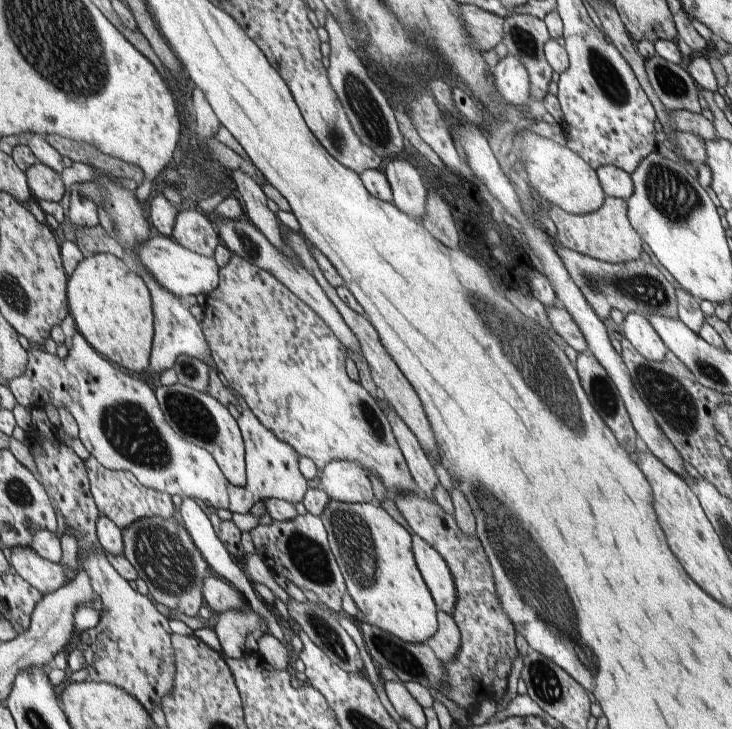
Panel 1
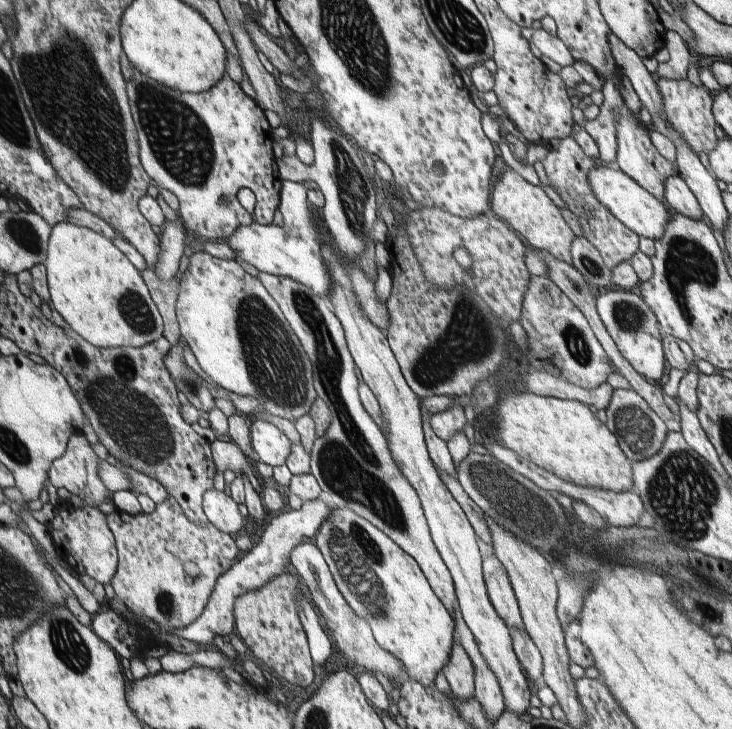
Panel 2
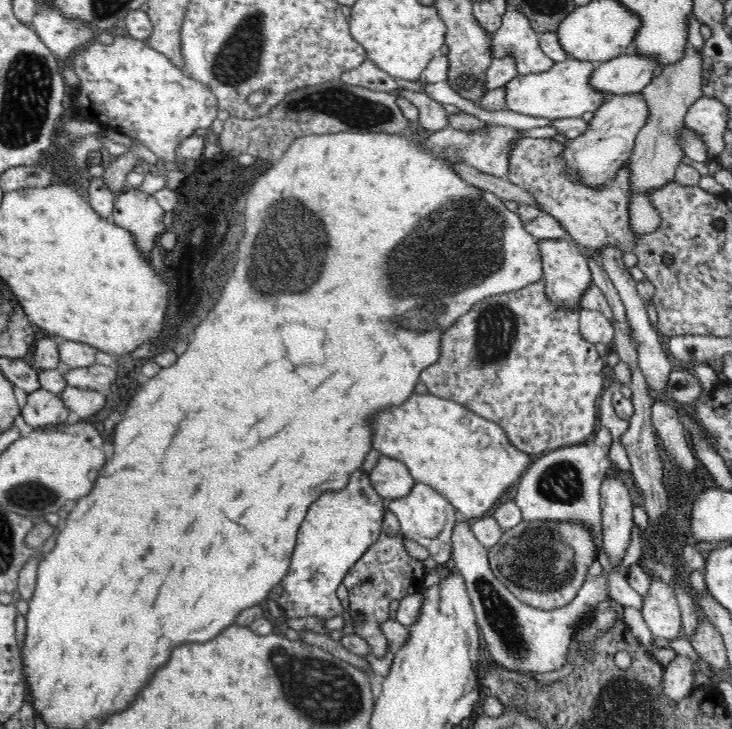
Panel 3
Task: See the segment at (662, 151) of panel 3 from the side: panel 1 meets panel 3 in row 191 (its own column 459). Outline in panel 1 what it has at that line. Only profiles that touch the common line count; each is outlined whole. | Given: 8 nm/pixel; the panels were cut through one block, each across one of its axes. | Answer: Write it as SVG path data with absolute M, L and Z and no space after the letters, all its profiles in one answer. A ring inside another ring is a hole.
M439 612L436 635L427 640L427 645L443 663L453 662L461 650L461 629L451 614Z

